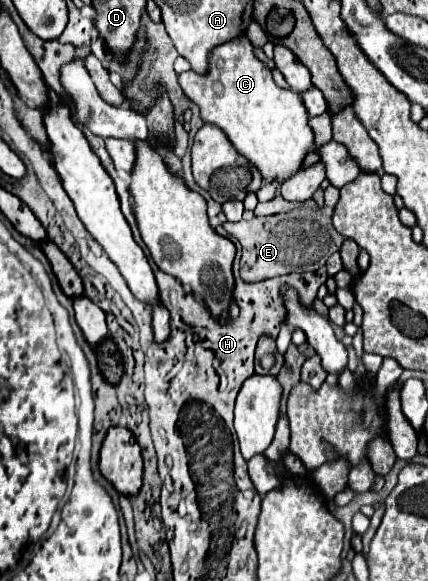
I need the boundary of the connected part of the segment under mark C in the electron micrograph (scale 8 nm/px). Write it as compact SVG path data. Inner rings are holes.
M246 35L218 45L218 49L210 53L210 67L206 73L180 73L178 81L186 97L198 105L200 117L226 131L228 139L238 149L238 153L244 155L252 165L256 165L266 181L286 181L292 173L300 169L304 155L308 153L308 147L314 143L314 133L308 125L306 107L298 93L294 93L292 89L282 89L274 83L270 69L254 57L254 47Z

